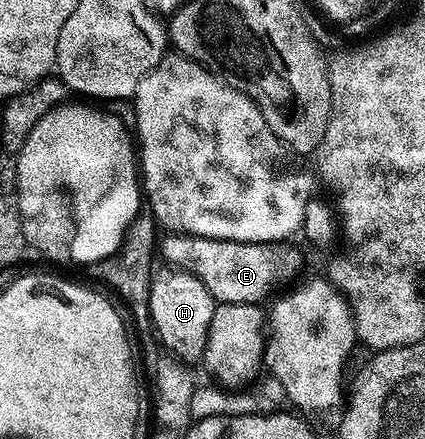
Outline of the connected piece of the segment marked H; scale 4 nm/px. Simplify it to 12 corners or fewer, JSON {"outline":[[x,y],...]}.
{"outline":[[182,269],[151,279],[164,350],[202,362],[215,300]]}

